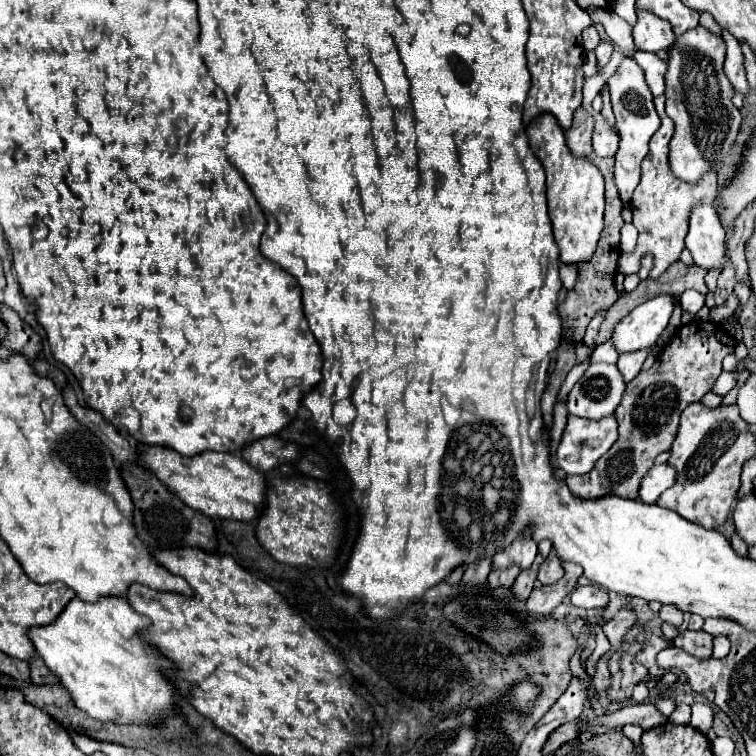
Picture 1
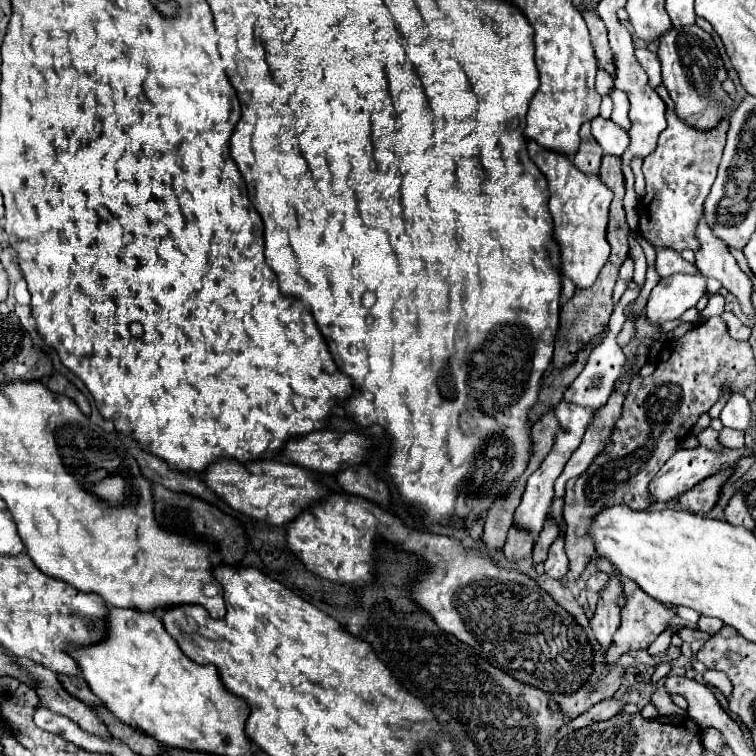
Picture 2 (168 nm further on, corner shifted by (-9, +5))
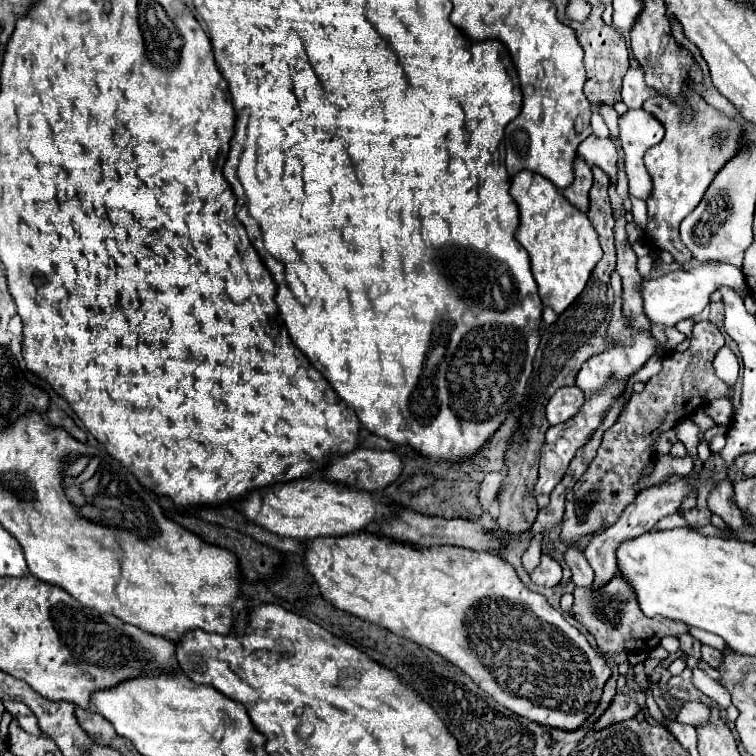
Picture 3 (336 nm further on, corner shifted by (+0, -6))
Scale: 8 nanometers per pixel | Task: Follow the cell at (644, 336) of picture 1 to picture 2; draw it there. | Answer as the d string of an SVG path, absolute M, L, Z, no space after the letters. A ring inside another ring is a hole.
M676 273L664 277L650 293L646 305L646 319L652 325L662 325L666 321L680 319L680 315L686 309L694 307L704 293L706 293L706 279L700 275Z

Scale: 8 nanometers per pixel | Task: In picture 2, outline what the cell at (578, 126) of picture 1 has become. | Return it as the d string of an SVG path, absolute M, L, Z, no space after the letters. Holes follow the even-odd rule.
M590 121L582 125L580 137L582 137L582 143L580 143L576 155L572 157L572 161L576 161L576 167L582 173L598 173L600 159L602 159L604 153L600 149L600 145L596 145L596 139L590 133Z

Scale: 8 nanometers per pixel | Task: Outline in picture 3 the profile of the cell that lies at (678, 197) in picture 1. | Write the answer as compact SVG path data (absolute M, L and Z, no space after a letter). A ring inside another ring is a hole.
M689 84L685 86L685 96L689 96L689 106L693 110L691 118L683 116L683 106L677 106L667 98L651 98L643 104L643 108L665 128L663 140L645 152L645 166L653 180L653 192L647 200L649 224L645 238L649 246L671 252L679 264L691 260L691 252L679 238L681 220L697 208L715 174L727 164L727 160L731 160L731 156L737 156L743 146L743 126L739 122L709 106Z

